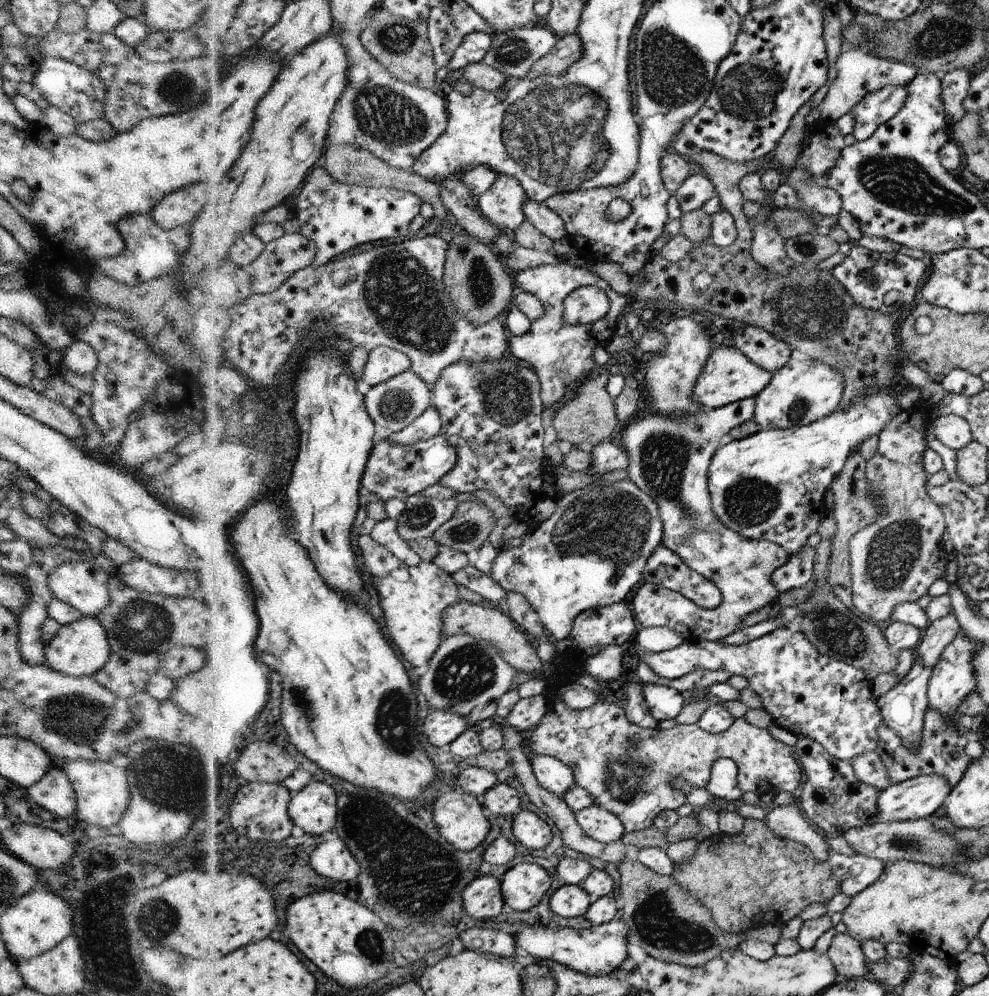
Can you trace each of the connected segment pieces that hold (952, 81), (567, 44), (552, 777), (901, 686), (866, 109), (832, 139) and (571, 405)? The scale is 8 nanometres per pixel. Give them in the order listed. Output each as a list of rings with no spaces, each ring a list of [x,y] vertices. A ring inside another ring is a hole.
[[[954,69],[942,76],[943,103],[946,105],[948,118],[954,123],[965,114],[963,98],[966,98],[973,73],[968,69]]]
[[[576,33],[565,34],[559,37],[554,50],[548,55],[544,55],[542,59],[538,60],[530,74],[523,78],[544,77],[546,75],[560,75],[562,74],[573,62],[576,62],[583,53],[583,48]]]
[[[531,755],[531,767],[537,781],[551,793],[562,797],[575,784],[572,768],[550,755]]]
[[[918,656],[908,671],[908,674],[896,683],[886,694],[878,698],[878,706],[882,710],[883,722],[895,730],[904,740],[909,749],[915,749],[921,739],[921,732],[925,724],[925,712],[929,707],[927,697],[928,683],[932,669]]]
[[[885,86],[867,94],[852,110],[855,118],[854,138],[870,139],[880,126],[899,114],[907,100],[907,86]]]
[[[820,119],[806,127],[802,150],[796,165],[803,165],[818,186],[826,187],[831,168],[836,166],[846,149],[844,136],[836,121]]]
[[[604,373],[596,378],[588,379],[578,389],[576,398],[558,410],[554,420],[551,420],[557,440],[568,440],[573,447],[577,448],[577,445],[584,441],[597,445],[611,438],[614,430],[618,428],[619,420],[614,398],[607,391],[608,381],[609,375]]]

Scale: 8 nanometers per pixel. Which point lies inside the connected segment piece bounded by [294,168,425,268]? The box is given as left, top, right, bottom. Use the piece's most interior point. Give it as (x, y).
(338, 217)

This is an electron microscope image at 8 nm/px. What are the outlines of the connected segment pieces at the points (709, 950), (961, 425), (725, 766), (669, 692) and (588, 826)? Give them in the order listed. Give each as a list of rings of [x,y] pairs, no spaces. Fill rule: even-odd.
[[[624,859],[618,864],[620,872],[620,897],[624,898],[625,904],[620,911],[619,919],[627,922],[630,928],[630,937],[628,942],[640,946],[642,950],[651,957],[658,960],[675,962],[685,967],[701,967],[709,960],[722,954],[722,951],[735,949],[742,941],[745,940],[743,933],[730,934],[724,932],[710,918],[710,911],[702,908],[700,904],[691,898],[691,894],[684,890],[678,883],[674,882],[672,876],[662,876],[644,866],[638,859]]]
[[[958,415],[937,416],[931,422],[939,441],[952,450],[961,450],[972,442],[973,434],[967,420]]]
[[[722,757],[711,770],[711,779],[705,789],[716,798],[738,800],[744,794],[738,786],[737,764],[732,759]]]
[[[644,684],[645,701],[651,715],[658,721],[675,719],[682,711],[684,700],[680,691],[666,685]]]
[[[598,805],[573,812],[576,822],[582,827],[584,834],[601,843],[612,843],[626,834],[623,821],[608,809]]]

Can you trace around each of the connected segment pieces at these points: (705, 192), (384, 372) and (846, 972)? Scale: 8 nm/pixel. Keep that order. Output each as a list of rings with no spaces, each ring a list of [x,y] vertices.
[[[701,173],[688,175],[676,191],[675,197],[682,214],[686,214],[702,208],[704,202],[714,195],[714,185]]]
[[[378,347],[370,352],[362,378],[371,387],[375,387],[412,370],[412,368],[413,360],[408,353],[392,347]]]
[[[836,933],[826,954],[832,960],[840,976],[857,979],[868,976],[868,957],[861,942],[846,933]]]

